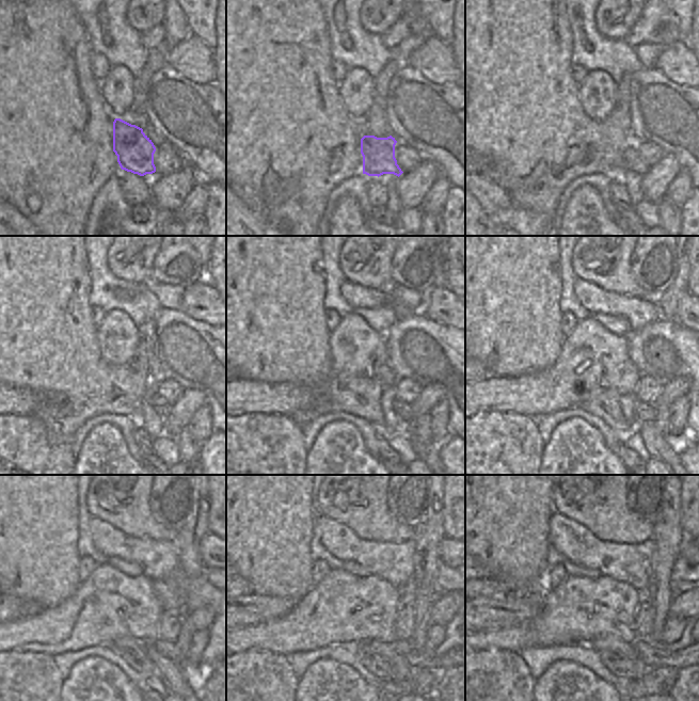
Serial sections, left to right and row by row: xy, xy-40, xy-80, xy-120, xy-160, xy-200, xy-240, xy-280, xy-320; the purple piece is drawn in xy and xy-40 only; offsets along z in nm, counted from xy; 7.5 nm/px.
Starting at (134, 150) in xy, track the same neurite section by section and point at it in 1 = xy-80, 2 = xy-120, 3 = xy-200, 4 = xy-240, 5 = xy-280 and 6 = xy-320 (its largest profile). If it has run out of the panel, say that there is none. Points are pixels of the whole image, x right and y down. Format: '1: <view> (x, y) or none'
1: xy-80 (629, 159)
2: xy-120 (160, 405)
3: xy-200 (646, 413)
4: xy-240 (168, 649)
5: xy-280 (417, 657)
6: xy-320 (652, 655)

